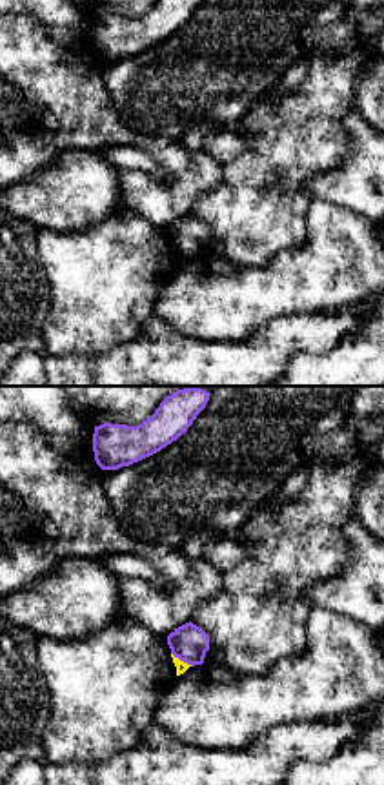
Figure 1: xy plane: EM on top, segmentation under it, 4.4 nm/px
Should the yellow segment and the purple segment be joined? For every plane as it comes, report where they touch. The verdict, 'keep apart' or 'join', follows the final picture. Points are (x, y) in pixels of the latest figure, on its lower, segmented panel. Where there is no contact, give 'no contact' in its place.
(182, 662)

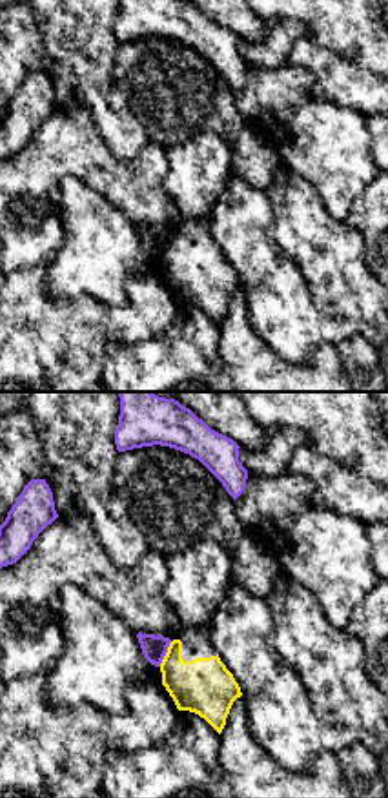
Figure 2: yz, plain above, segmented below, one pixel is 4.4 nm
(166, 654)

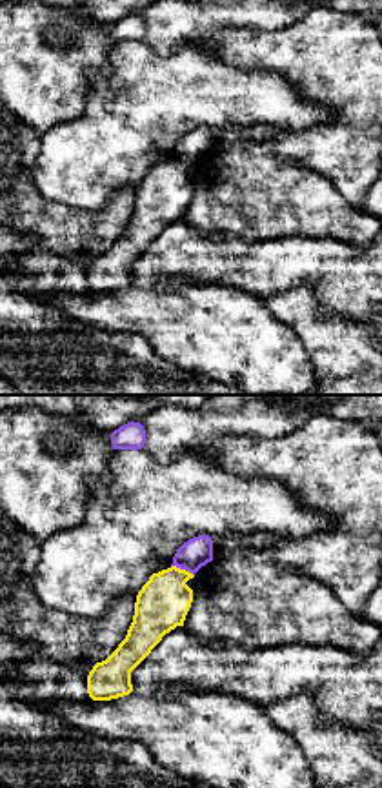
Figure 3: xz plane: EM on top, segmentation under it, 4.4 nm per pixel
(182, 570)

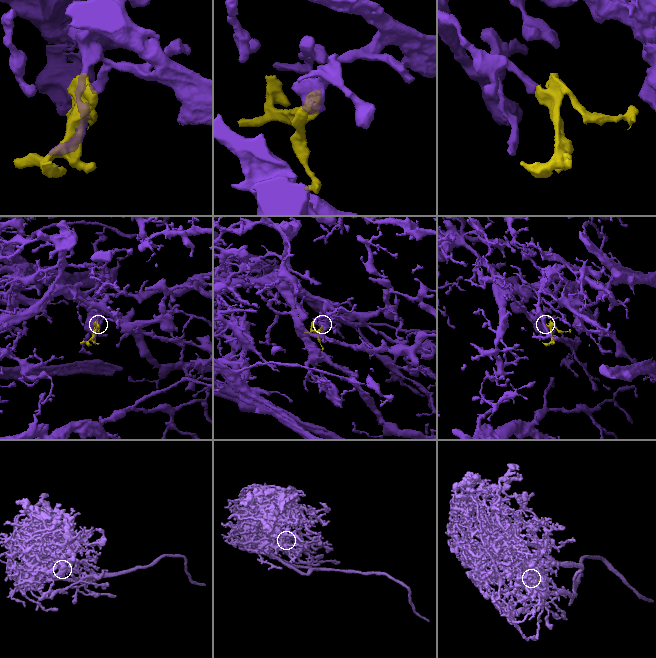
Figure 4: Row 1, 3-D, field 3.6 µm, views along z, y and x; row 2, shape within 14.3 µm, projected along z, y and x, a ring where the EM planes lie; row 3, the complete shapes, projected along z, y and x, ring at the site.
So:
keep apart

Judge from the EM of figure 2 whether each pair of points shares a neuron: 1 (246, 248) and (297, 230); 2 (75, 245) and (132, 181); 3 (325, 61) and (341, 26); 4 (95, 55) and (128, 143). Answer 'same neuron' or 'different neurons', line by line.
1: different neurons
2: different neurons
3: different neurons
4: same neuron

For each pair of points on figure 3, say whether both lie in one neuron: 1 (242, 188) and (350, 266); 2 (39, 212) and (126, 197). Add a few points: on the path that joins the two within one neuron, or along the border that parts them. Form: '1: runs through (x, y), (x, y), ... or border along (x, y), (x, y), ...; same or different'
1: border along (270, 239), (331, 237), (353, 246); different
2: runs through (60, 221), (104, 219); same

